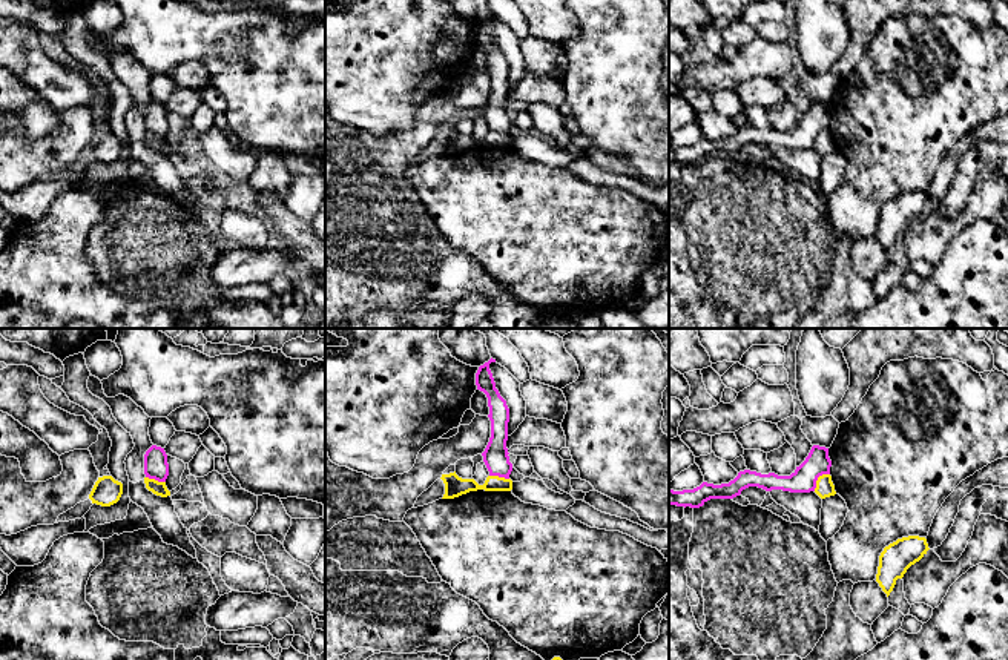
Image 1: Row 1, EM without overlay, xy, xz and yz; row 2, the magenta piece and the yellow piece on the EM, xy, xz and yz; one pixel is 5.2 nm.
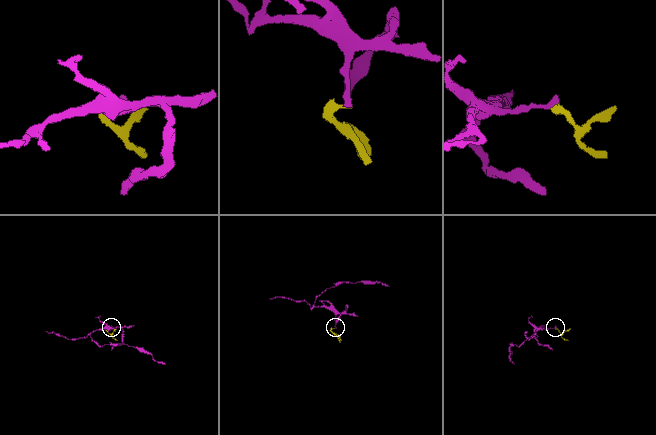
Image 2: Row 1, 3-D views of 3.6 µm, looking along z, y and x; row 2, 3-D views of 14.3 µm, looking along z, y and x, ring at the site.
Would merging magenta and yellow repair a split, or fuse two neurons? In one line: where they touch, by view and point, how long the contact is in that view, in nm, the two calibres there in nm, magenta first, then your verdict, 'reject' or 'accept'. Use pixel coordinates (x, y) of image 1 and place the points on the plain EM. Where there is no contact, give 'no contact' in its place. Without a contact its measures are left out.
contact yz (816, 135); length 130 nm; calibres 130 and 100 nm; reject

